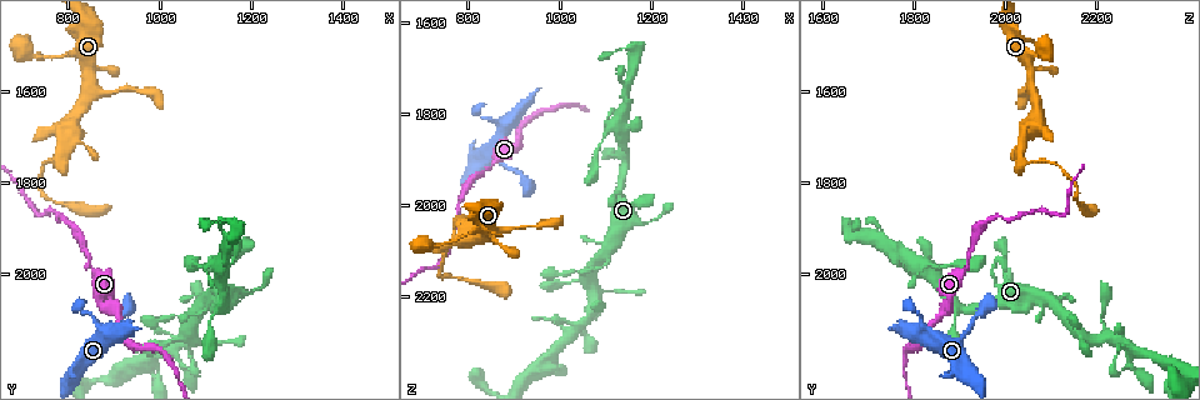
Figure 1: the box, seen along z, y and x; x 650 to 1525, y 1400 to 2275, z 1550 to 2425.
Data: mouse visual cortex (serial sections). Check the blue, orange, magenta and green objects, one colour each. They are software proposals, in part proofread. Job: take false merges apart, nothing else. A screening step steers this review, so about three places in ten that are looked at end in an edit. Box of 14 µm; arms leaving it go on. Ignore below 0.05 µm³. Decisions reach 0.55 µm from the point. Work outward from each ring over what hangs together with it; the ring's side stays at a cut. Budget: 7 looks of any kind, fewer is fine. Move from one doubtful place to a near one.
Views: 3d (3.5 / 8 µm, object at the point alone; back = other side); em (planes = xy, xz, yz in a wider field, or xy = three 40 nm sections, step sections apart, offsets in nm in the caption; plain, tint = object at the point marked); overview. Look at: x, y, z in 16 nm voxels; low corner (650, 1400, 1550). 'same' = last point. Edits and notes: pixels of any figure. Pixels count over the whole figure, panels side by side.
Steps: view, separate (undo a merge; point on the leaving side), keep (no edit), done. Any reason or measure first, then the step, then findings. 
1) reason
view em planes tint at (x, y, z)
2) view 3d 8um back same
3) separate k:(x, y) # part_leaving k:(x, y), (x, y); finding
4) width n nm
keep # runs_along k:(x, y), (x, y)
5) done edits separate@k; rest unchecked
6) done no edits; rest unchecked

calibre changes
view em xy step 5 tint at (805, 1520, 2065)

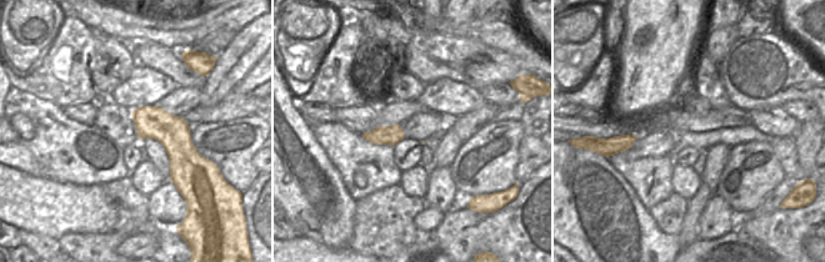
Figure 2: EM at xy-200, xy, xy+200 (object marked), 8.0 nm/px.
view 3d 3.5um same

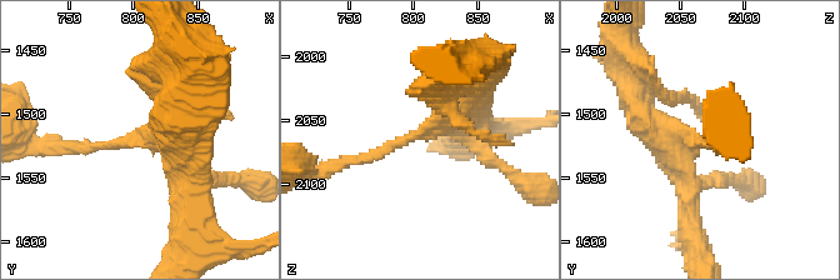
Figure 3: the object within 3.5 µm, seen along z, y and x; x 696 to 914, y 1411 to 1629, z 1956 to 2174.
arm_widths 150, 400 nm
keep # runs_along 3:(465, 86), (419, 135), (334, 164); one cell here

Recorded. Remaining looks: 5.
calibre changes
view 3d 3.5um at (845, 1975, 1915)

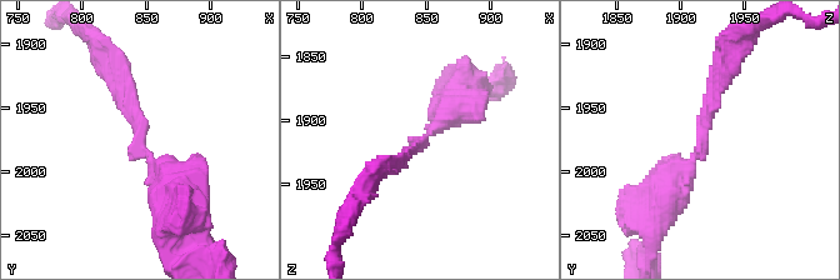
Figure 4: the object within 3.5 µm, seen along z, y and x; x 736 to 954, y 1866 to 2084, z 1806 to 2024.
now the EM
view em xy step 5 tint at (848, 1978, 1916)

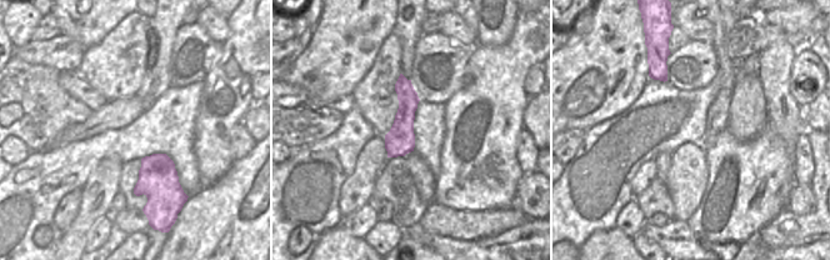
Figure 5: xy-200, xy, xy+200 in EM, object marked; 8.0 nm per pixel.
arm_widths 150, 400 nm
keep # runs_along 5:(401, 79), (405, 116), (390, 154); all the same cell

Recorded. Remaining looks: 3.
sharp bend
view 3d 3.5um at (735, 1870, 2130)

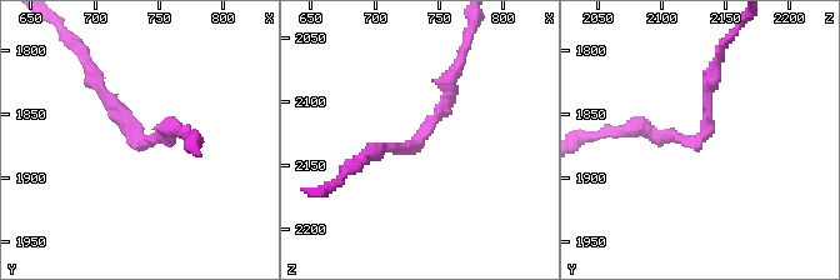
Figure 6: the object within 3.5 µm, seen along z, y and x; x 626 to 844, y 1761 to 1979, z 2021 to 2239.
arm_widths 150, 200 nm
view em xy step 2 tint at (734, 1870, 2130)

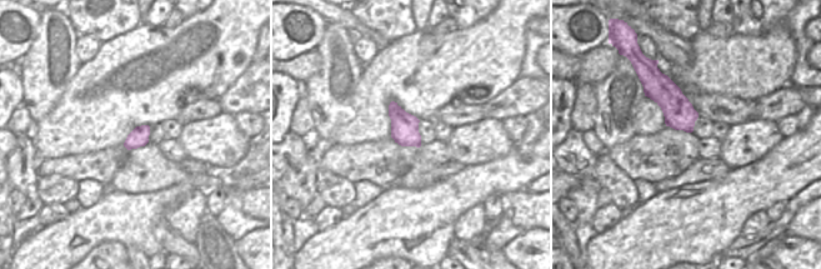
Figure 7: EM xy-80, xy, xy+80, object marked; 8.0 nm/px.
keep # runs_along 6:(455, 74), (413, 148), (370, 154); all the same cell

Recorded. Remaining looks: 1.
done no edits; rest unchecked

